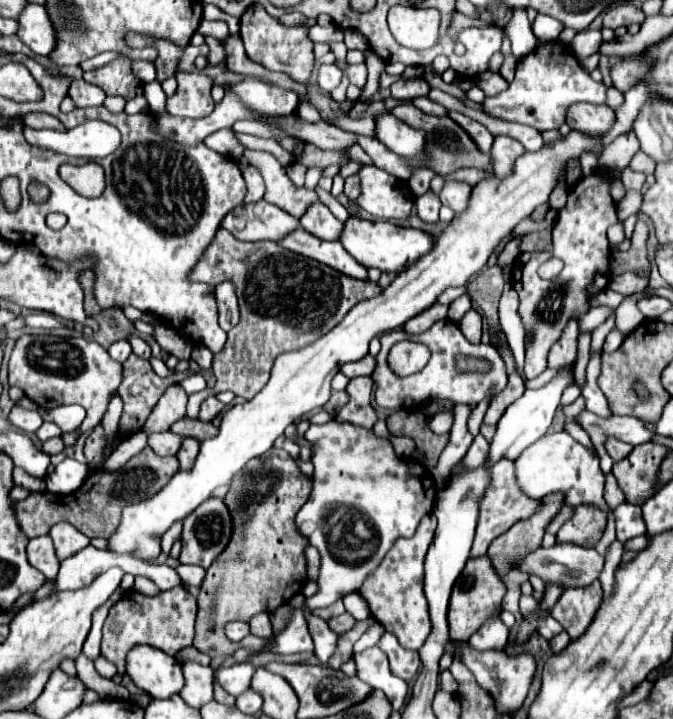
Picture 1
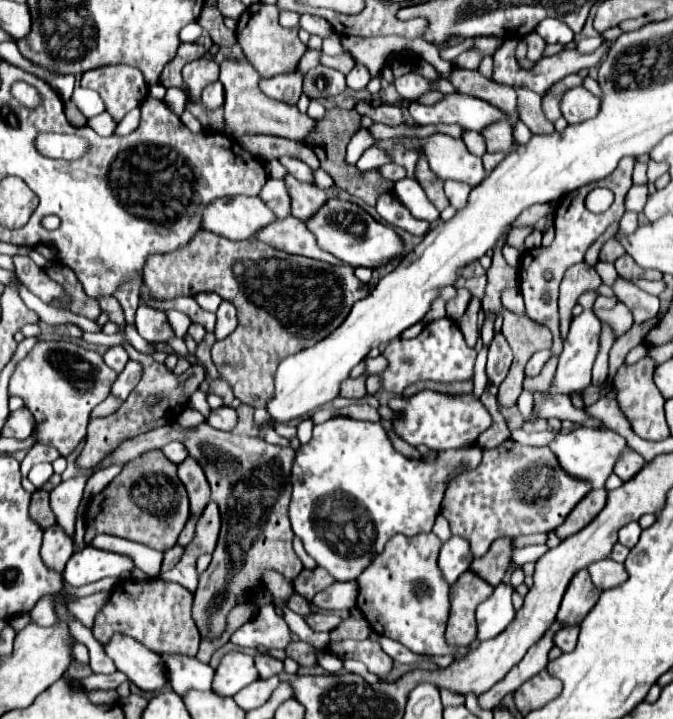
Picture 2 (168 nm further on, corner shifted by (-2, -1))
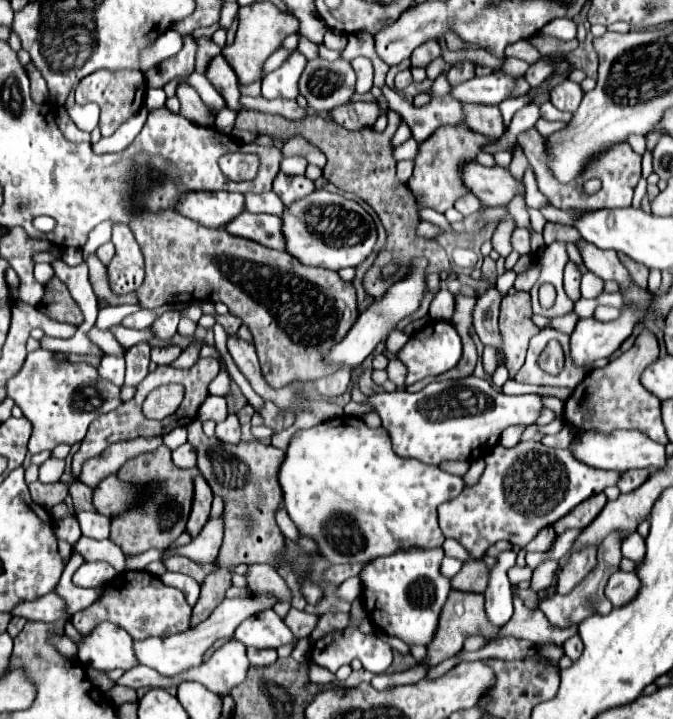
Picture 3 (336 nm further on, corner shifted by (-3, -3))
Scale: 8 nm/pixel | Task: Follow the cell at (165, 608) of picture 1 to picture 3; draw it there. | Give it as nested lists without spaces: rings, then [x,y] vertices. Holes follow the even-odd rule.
[[[123,571],[105,585],[103,595],[87,609],[75,613],[71,617],[75,629],[81,635],[87,635],[97,623],[111,621],[123,627],[133,639],[147,639],[147,637],[167,637],[175,633],[183,633],[189,629],[191,607],[185,601],[179,589],[167,587],[159,577],[147,571]]]

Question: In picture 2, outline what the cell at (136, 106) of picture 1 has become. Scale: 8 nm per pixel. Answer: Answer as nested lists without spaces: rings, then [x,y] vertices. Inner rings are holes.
[[[132,109],[132,111],[128,111],[128,113],[122,117],[122,121],[118,123],[116,133],[118,133],[118,135],[132,133],[132,131],[138,127],[138,121],[140,121],[140,109]]]

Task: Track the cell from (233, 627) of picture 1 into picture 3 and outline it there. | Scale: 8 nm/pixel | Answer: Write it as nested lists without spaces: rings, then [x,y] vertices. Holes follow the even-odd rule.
[[[263,611],[255,617],[249,617],[235,629],[235,639],[257,649],[277,649],[285,643],[291,643],[291,631],[281,623],[283,619],[275,611]]]

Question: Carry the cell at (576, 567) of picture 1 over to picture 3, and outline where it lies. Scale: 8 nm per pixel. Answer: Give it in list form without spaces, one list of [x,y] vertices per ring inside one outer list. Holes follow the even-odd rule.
[[[617,571],[609,579],[609,583],[605,587],[605,595],[613,603],[613,607],[623,607],[637,597],[639,589],[641,589],[641,581],[635,571],[631,571],[631,573]]]

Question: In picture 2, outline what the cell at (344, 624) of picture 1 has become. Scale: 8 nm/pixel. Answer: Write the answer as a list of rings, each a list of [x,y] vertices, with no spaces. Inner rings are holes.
[[[312,613],[310,617],[306,617],[306,623],[314,629],[314,631],[334,631],[342,619],[336,615],[322,615],[322,613]]]

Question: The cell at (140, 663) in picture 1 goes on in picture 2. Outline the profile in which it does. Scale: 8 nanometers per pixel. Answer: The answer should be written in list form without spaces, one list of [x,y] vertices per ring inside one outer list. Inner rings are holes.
[[[114,637],[110,645],[104,645],[106,655],[116,663],[118,671],[126,673],[130,683],[142,691],[160,691],[168,683],[164,661],[158,653],[130,637]]]

